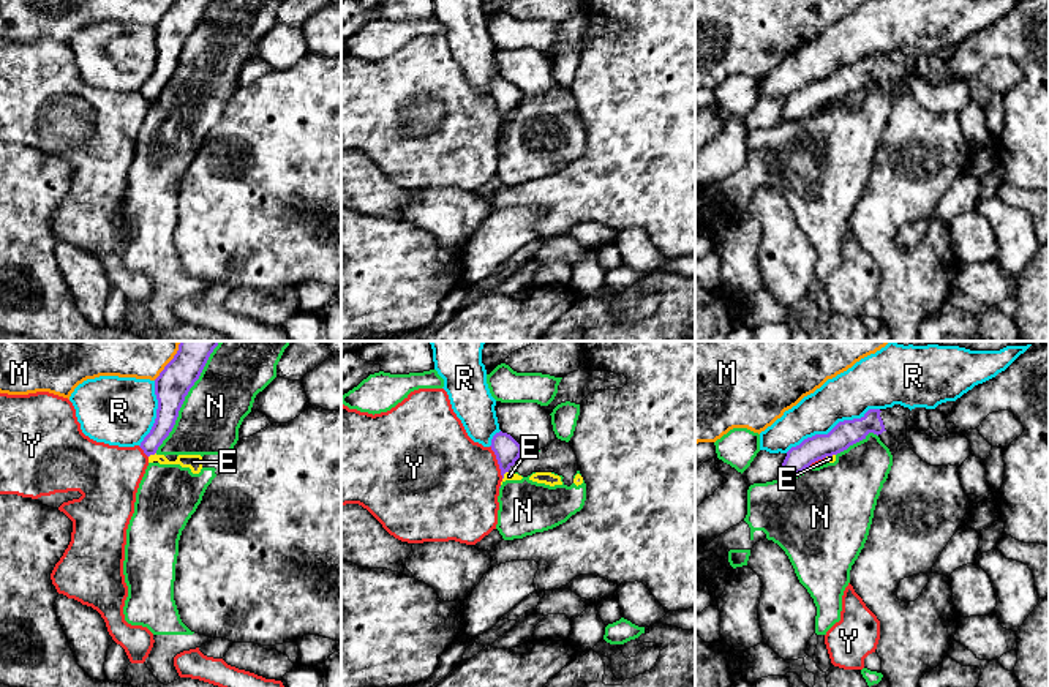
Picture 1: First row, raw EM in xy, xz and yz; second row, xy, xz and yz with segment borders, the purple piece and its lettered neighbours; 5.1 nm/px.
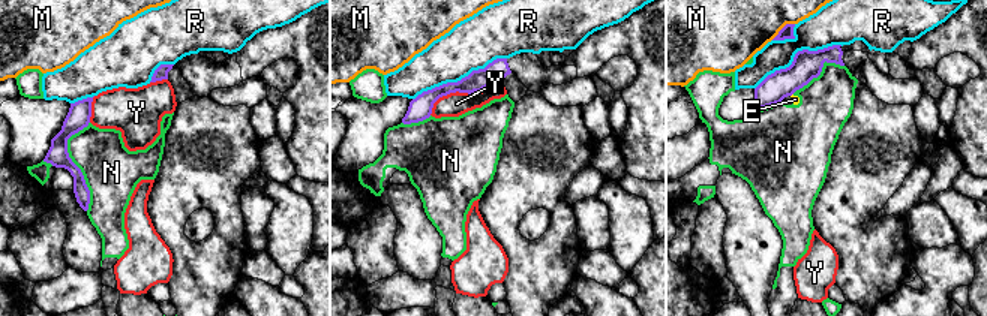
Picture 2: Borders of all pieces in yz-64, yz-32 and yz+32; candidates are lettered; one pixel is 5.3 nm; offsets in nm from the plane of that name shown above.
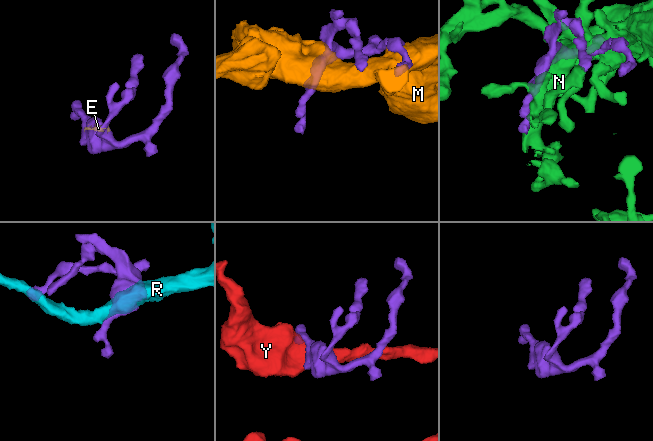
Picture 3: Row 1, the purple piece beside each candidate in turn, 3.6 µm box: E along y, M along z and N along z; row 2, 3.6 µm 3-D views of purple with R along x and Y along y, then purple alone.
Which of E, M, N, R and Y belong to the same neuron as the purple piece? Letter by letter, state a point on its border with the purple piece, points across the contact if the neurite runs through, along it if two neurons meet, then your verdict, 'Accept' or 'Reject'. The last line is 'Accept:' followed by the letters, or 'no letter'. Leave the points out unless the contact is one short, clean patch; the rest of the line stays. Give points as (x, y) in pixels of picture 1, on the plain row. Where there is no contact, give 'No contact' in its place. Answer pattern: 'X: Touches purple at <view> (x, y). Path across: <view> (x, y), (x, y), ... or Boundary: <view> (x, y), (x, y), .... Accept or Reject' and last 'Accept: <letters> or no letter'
E: Touches purple at xy (152, 100). Boundary: xy (155, 98), (149, 103). Reject
M: Touches purple at xy (165, 13). Reject
N: Touches purple at xy (182, 49). Reject
R: Touches purple at yz (833, 75). Reject
Y: Touches purple at xz (498, 108). Reject
Accept: no letter

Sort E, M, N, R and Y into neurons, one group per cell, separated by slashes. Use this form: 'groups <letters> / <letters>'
groups E N / M / R / Y

